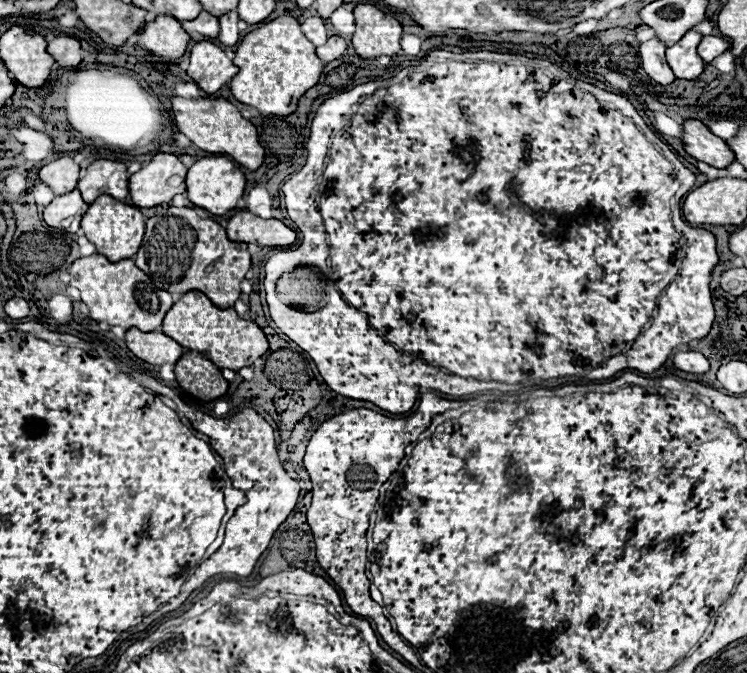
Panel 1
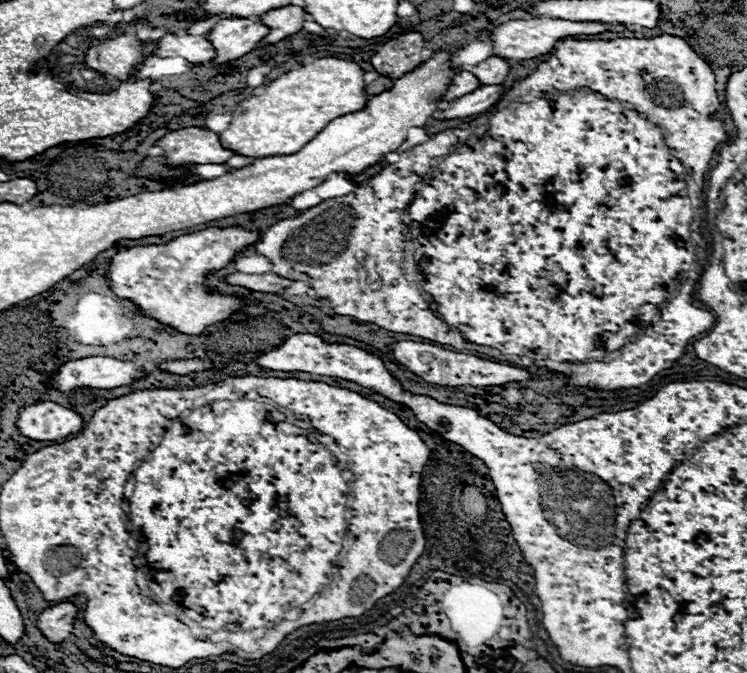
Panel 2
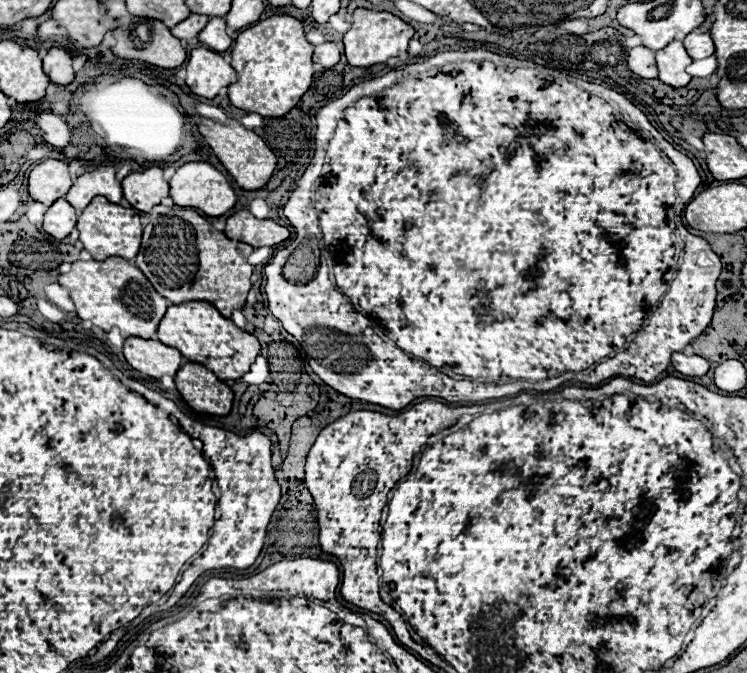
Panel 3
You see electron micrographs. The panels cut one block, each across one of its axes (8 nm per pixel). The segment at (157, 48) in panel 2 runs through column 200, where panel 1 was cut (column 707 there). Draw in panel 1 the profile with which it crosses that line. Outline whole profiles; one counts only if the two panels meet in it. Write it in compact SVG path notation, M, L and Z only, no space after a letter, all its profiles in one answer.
M704 36L702 42L698 44L698 54L706 64L710 64L716 56L726 52L728 48L730 48L730 42L724 36Z

